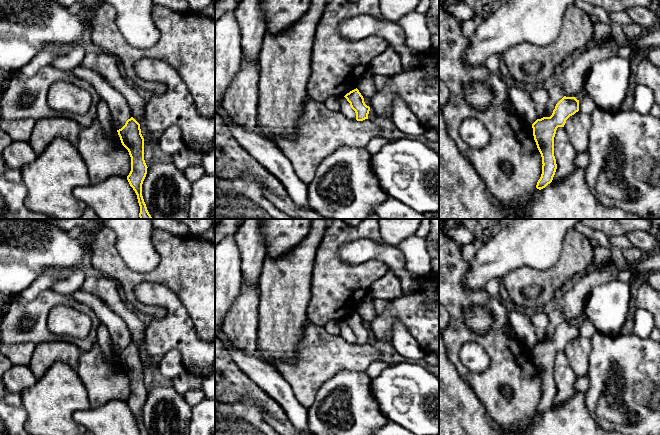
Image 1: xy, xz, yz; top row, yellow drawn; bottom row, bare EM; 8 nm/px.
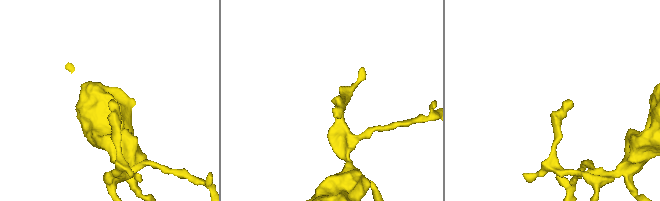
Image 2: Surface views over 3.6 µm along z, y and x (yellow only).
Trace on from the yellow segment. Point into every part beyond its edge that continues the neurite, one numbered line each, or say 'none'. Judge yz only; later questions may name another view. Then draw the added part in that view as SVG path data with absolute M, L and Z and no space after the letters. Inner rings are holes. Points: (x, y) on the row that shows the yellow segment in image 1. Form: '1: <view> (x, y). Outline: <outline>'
none

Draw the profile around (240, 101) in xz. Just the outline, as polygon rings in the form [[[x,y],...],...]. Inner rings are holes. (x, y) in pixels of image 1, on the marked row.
[[[243,55],[241,65],[223,100],[229,118],[250,132],[257,130],[258,62],[251,62]]]

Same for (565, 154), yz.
[[[558,127],[554,137],[554,156],[557,169],[552,182],[560,182],[577,170],[574,163],[577,154],[574,147],[570,144],[565,128]]]

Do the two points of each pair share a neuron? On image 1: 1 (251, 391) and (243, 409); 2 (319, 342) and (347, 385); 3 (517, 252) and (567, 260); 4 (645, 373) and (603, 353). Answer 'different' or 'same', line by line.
1: different
2: different
3: different
4: same

